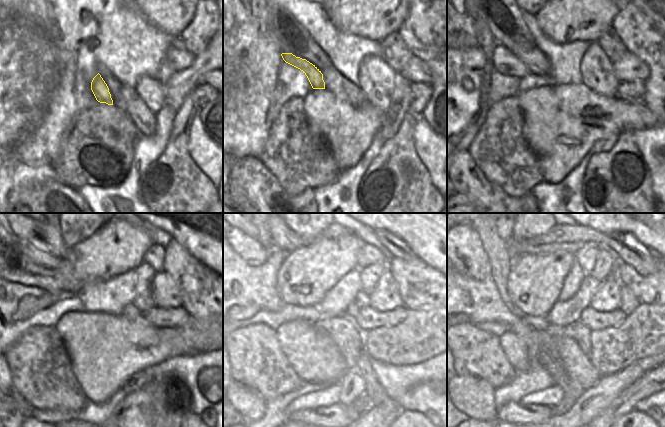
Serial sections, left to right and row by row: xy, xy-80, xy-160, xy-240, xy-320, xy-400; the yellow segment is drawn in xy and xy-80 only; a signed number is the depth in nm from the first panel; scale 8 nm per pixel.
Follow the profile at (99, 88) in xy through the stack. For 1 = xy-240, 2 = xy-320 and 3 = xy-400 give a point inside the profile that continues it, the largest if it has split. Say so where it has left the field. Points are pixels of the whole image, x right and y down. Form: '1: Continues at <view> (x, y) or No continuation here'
1: Continues at xy-240 (28, 306)
2: Continues at xy-320 (243, 313)
3: Continues at xy-400 (467, 319).

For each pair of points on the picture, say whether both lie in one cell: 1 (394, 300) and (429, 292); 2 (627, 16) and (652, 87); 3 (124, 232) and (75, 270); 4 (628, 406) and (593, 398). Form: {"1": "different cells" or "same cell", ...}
{"1": "different cells", "2": "same cell", "3": "same cell", "4": "different cells"}

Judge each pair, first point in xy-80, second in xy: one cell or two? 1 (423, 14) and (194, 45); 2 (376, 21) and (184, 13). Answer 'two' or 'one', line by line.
1: one
2: one

